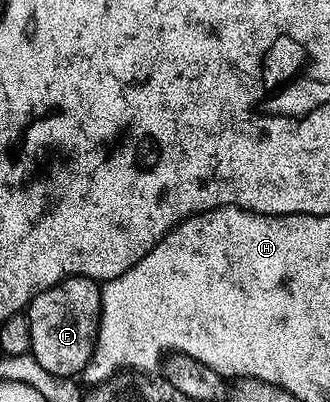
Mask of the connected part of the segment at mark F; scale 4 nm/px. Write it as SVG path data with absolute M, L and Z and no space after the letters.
M73 274L39 292L28 304L30 355L36 359L38 366L42 366L42 370L65 378L75 377L75 372L76 375L83 373L86 360L94 351L100 323L100 289L97 281Z

